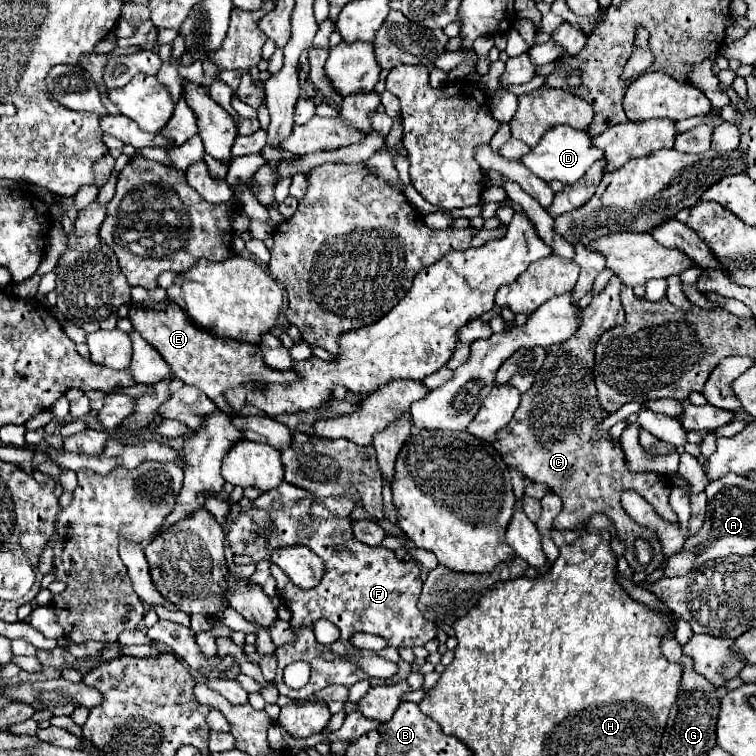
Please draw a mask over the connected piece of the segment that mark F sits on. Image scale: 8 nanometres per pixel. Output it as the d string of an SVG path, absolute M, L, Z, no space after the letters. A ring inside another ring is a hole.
M281 482L275 490L261 494L255 502L243 498L241 504L231 506L229 510L227 540L235 554L249 554L255 562L259 562L259 560L269 560L273 548L287 544L289 546L305 544L325 562L325 576L321 584L313 590L301 590L287 578L287 574L279 566L271 564L271 574L277 580L277 594L293 614L291 628L295 632L293 644L285 644L277 648L279 670L275 676L275 684L279 694L283 696L307 700L329 684L353 686L357 680L365 680L365 678L373 684L385 682L383 678L369 678L359 666L355 666L349 660L335 660L335 662L319 660L317 654L325 648L331 648L333 652L353 652L361 656L381 656L387 660L395 660L395 652L399 646L409 646L409 648L425 646L429 640L437 636L435 624L425 620L417 608L417 600L423 586L417 562L415 560L401 562L395 558L393 550L387 550L383 546L371 548L355 540L349 518L349 512L355 508L355 504L357 504L355 498L339 498L339 500L329 498L327 502L323 502L313 494L307 494L307 490L299 490L297 486ZM315 618L327 618L333 624L337 624L337 628L341 630L341 638L329 646L319 644L311 630ZM355 632L381 636L389 642L389 648L381 650L379 654L373 650L359 650L349 642L349 638ZM295 660L307 660L311 664L311 678L299 690L293 690L283 682L283 670Z

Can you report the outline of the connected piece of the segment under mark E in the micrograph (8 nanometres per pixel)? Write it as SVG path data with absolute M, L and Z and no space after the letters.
M167 302L163 310L131 306L129 320L133 324L133 330L139 332L169 364L173 376L187 386L195 386L203 390L217 404L219 410L227 410L227 400L223 398L223 392L247 380L253 380L257 384L267 384L267 382L287 384L297 378L297 374L293 374L291 370L283 372L263 366L263 358L259 358L257 346L247 342L235 342L231 338L217 338L209 330L203 330L183 310L179 310L175 302Z

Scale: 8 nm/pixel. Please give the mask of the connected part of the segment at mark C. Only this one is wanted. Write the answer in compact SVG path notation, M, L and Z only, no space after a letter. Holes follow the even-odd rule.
M613 276L607 284L607 288L593 298L593 302L579 314L579 326L577 330L571 334L569 340L561 342L561 344L555 344L551 346L551 352L547 354L541 370L537 372L535 376L535 382L533 386L521 396L521 402L519 402L519 408L515 410L515 416L513 420L509 422L509 426L505 426L501 432L499 432L499 438L497 442L493 444L495 450L501 454L503 462L511 468L515 468L517 472L521 472L523 476L527 476L531 482L539 482L539 484L545 484L549 486L557 496L561 496L563 500L563 510L559 512L559 516L553 520L553 526L559 528L559 530L569 530L571 526L579 526L581 520L587 520L591 518L593 514L601 512L605 516L609 516L613 522L615 522L615 528L617 528L617 538L621 542L627 544L627 552L625 552L625 558L629 562L629 566L633 568L633 572L645 572L645 574L651 574L661 562L663 562L663 554L661 554L661 542L657 540L657 536L653 536L653 532L649 532L647 528L643 526L637 526L629 516L627 512L621 508L621 494L625 490L635 490L639 492L655 510L657 514L667 520L667 522L677 522L677 514L671 510L669 506L669 482L665 476L657 474L657 472L631 472L627 468L627 462L625 462L625 454L621 450L621 442L609 438L607 432L597 432L597 426L609 416L601 404L599 404L599 398L597 398L597 388L595 388L595 382L593 382L593 348L595 348L595 342L599 340L599 336L609 330L611 326L617 326L619 322L623 322L623 306L619 302L619 288L621 288L621 282ZM635 540L647 540L653 548L653 560L649 564L641 564L637 562L637 554L635 554Z

